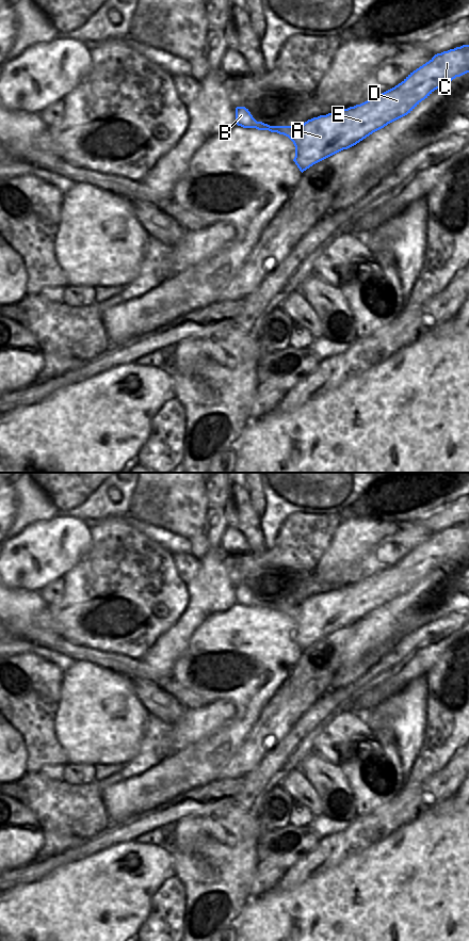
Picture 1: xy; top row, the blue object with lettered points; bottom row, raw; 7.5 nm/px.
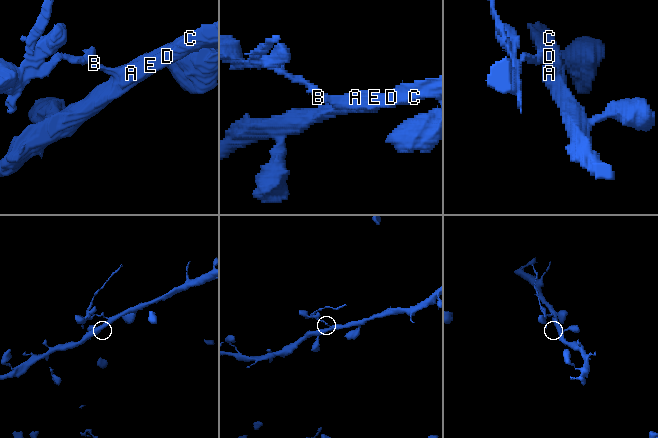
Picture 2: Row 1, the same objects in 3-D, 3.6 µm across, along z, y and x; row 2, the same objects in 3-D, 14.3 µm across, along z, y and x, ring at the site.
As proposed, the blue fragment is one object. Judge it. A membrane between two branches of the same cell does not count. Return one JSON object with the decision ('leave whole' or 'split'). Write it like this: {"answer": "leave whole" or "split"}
{"answer": "split"}

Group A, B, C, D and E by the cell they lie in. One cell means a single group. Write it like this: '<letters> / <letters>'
A C D E / B

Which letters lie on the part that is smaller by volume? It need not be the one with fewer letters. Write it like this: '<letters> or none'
B

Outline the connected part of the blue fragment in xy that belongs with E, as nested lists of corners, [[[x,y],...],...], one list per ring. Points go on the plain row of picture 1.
[[[463,523],[435,532],[401,561],[360,583],[313,595],[301,604],[270,604],[256,599],[250,606],[288,615],[295,624],[293,639],[303,651],[407,593],[435,568],[467,551],[469,523]]]

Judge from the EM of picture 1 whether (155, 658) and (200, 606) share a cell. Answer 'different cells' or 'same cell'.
same cell

